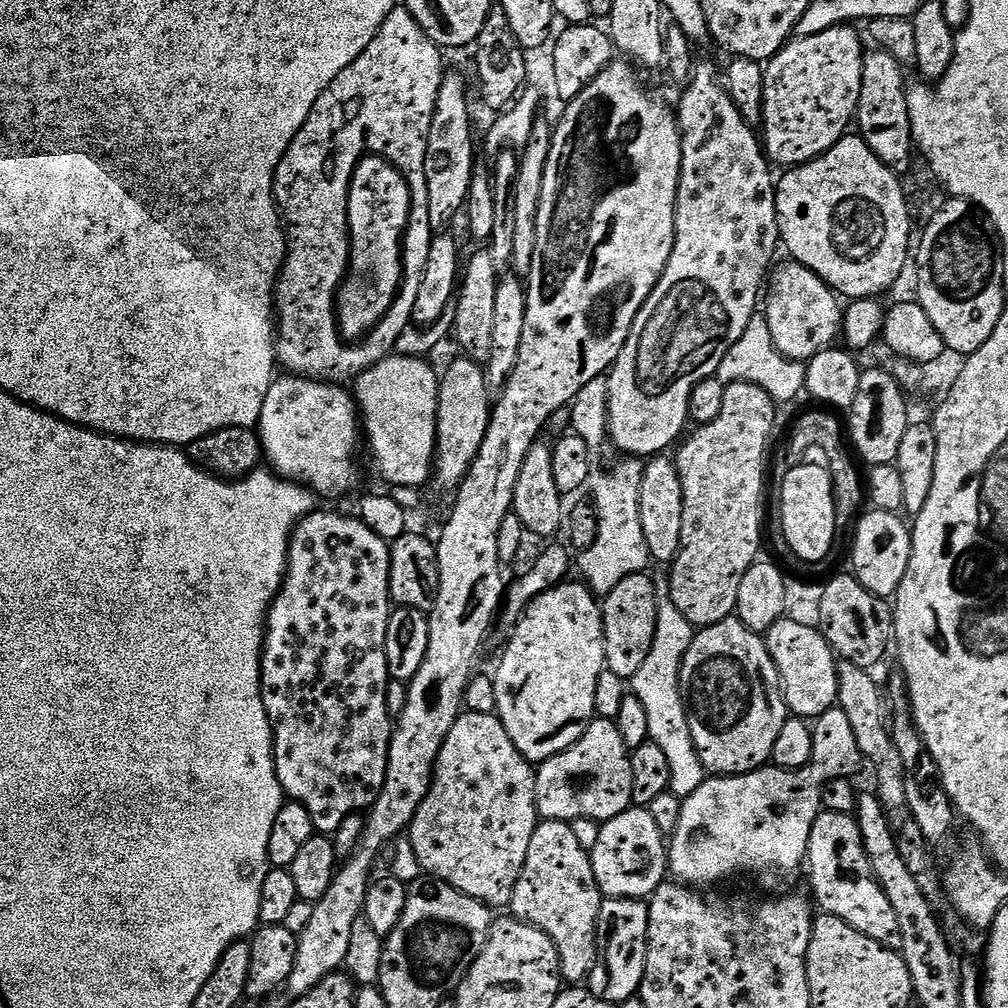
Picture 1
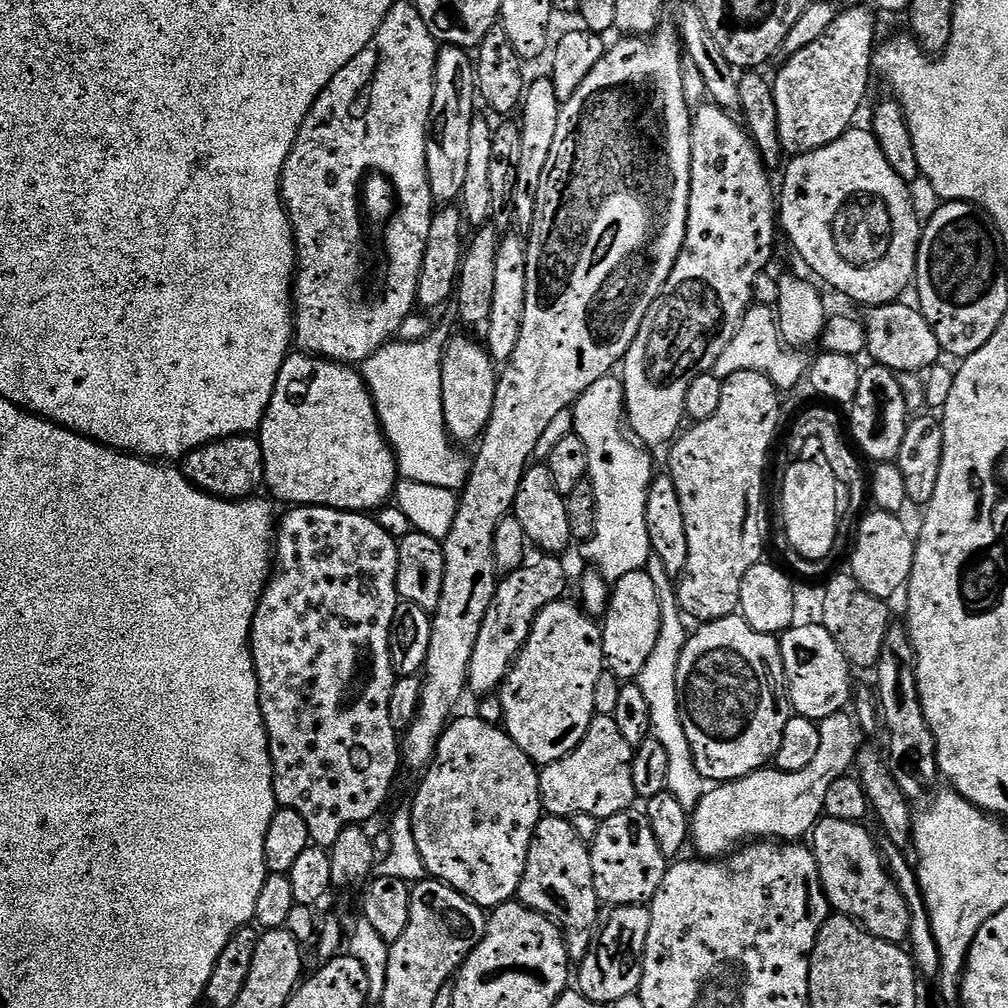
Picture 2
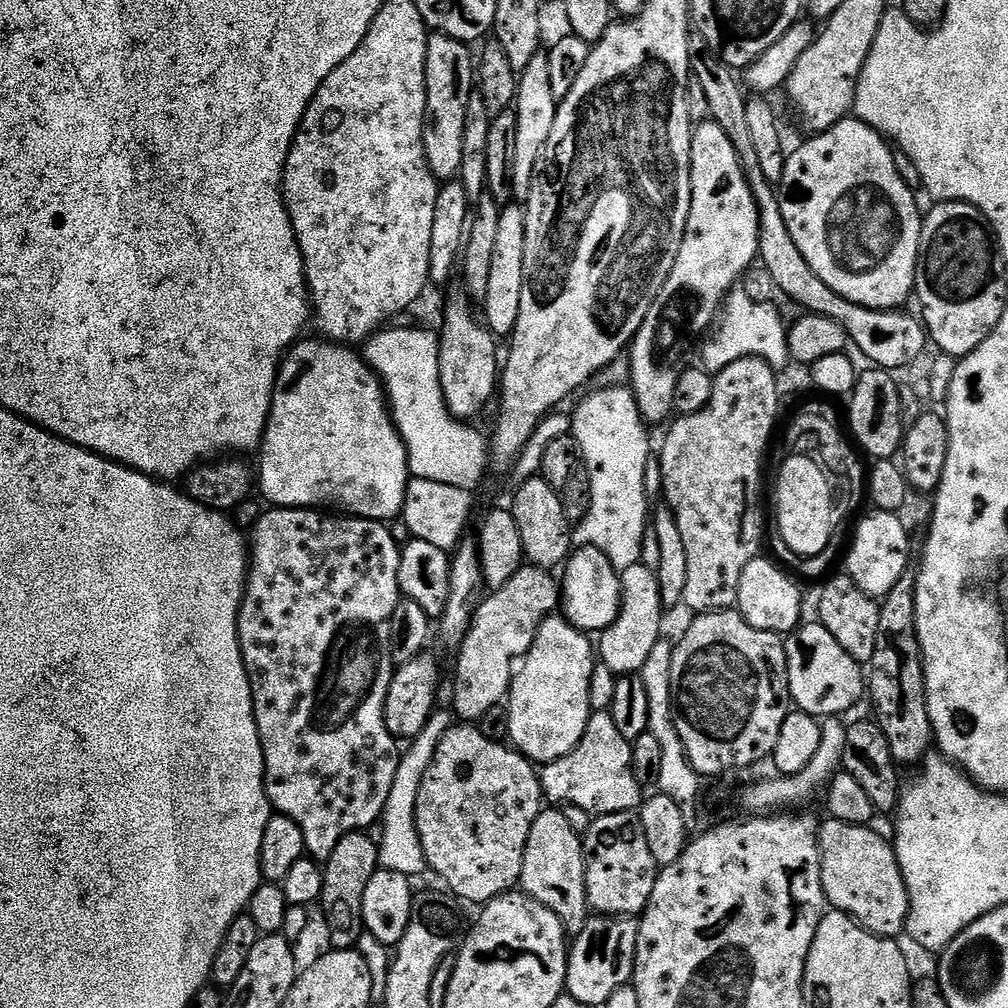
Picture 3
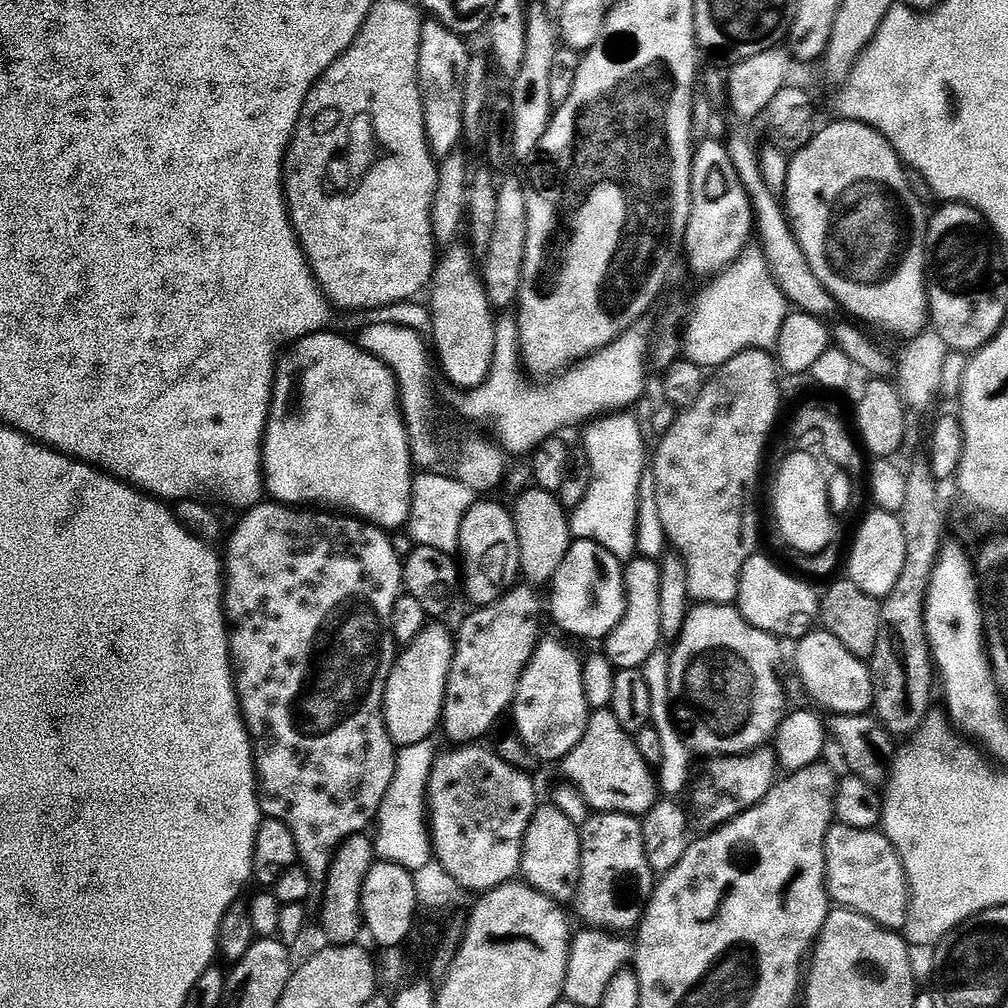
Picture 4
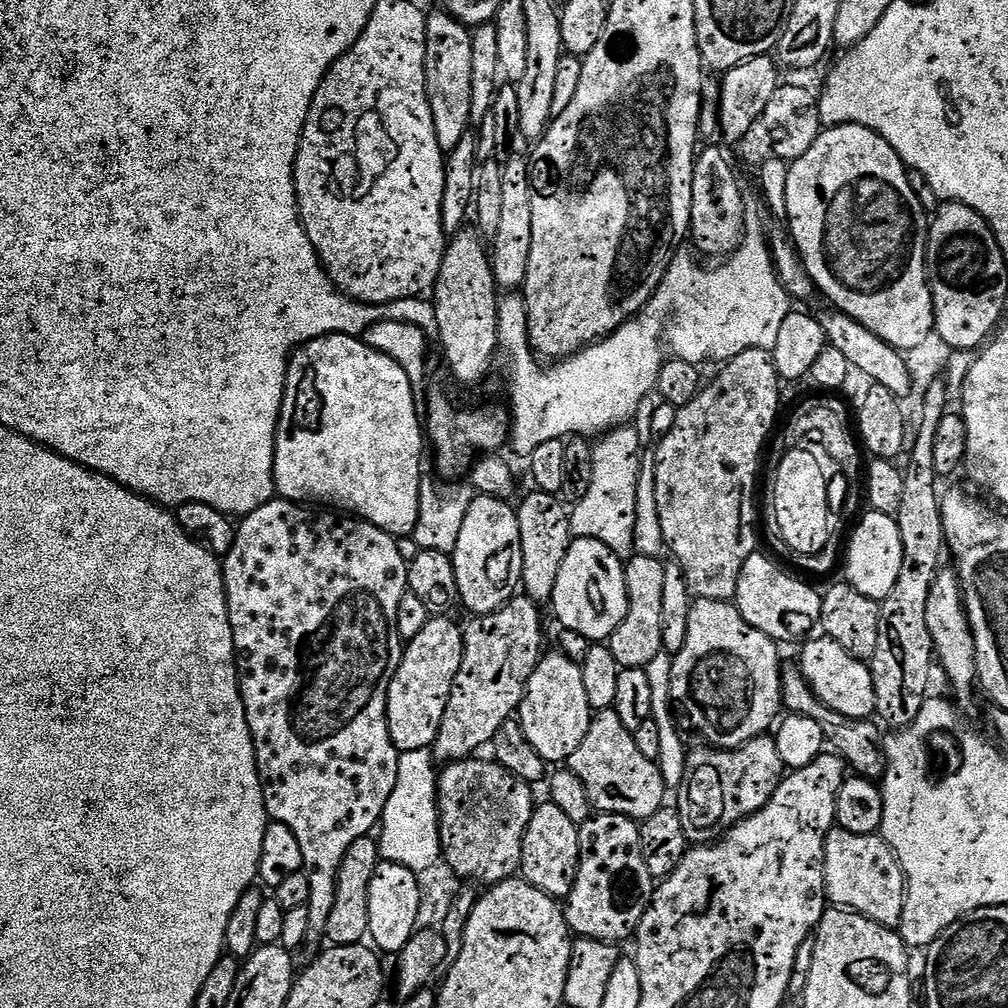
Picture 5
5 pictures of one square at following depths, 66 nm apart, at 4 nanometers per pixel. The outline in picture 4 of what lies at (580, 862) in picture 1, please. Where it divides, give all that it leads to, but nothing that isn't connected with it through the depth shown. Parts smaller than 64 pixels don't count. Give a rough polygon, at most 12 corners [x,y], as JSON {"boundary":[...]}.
{"boundary":[[541,803],[524,835],[523,879],[557,904],[580,886],[580,828]]}

